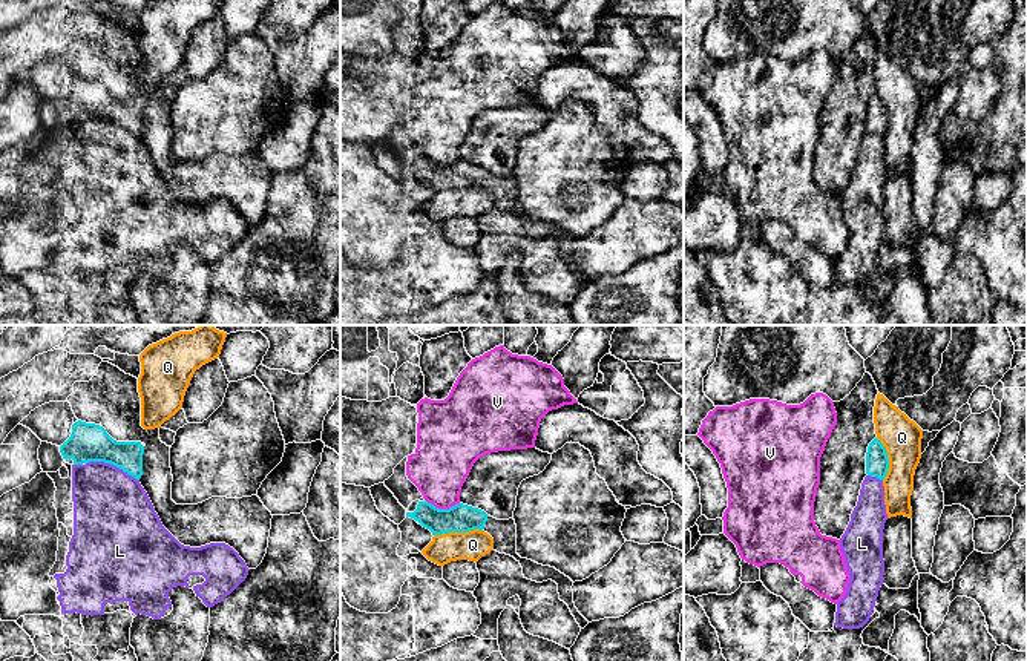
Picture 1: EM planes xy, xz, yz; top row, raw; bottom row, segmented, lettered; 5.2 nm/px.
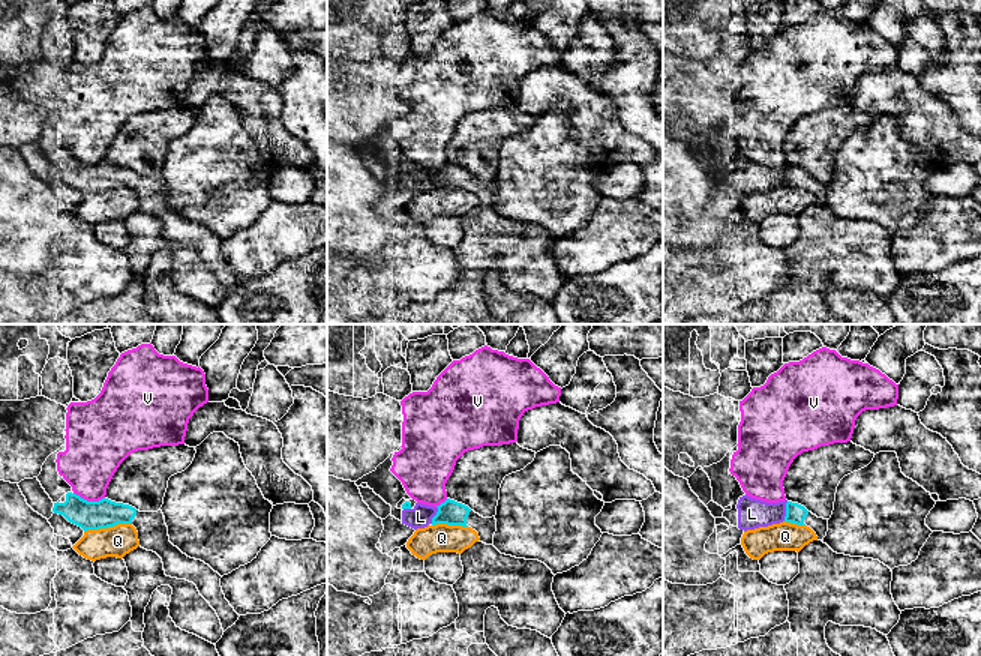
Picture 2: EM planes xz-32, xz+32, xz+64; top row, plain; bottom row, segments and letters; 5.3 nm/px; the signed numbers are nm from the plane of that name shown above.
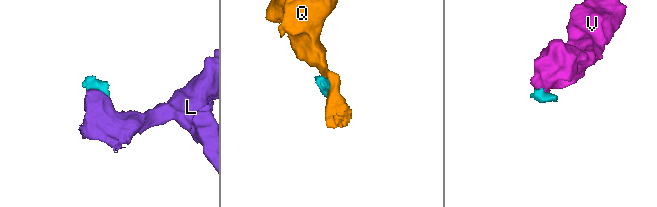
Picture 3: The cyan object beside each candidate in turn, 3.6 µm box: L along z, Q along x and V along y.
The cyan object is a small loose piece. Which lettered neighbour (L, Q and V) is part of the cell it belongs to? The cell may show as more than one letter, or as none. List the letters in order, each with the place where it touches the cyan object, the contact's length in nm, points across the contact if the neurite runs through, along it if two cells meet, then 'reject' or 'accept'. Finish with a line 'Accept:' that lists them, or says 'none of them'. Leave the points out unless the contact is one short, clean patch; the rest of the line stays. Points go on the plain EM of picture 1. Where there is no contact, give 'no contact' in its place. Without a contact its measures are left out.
L: contact xy (112, 120); length 300 nm; border xy (86, 118), (109, 118), (138, 137); reject
Q: contact xz (457, 187); length 260 nm; border xz (482, 186), (449, 187), (434, 192); reject
V: contact xz (442, 166); length 190 nm; border xz (425, 155), (439, 164), (451, 164), (459, 160); reject
Accept: none of them

